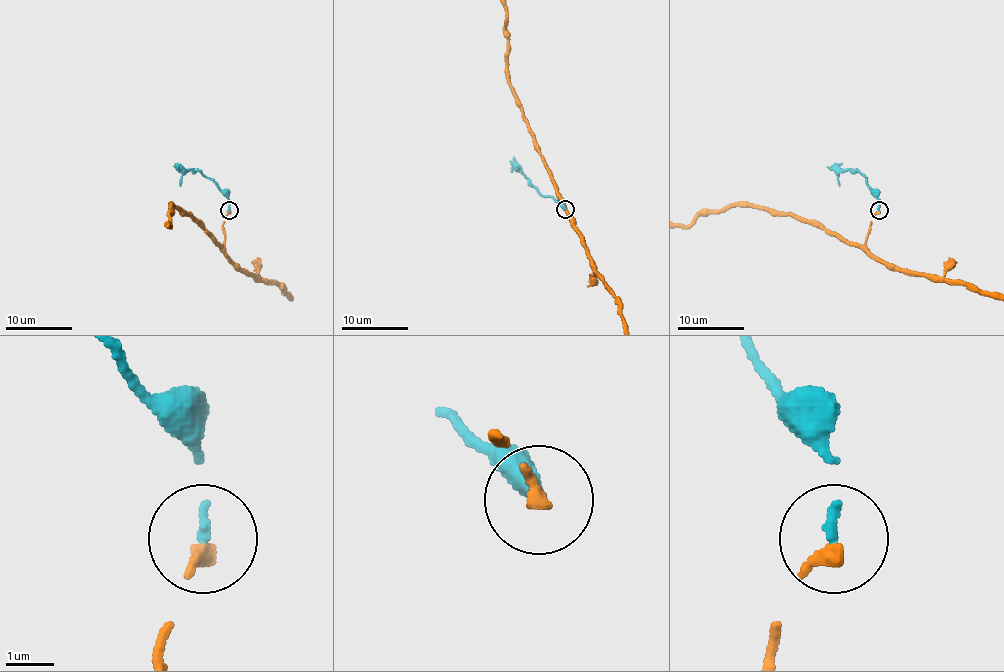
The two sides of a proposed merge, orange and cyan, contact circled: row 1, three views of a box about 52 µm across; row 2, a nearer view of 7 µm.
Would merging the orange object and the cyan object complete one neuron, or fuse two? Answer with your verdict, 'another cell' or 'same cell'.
same cell

